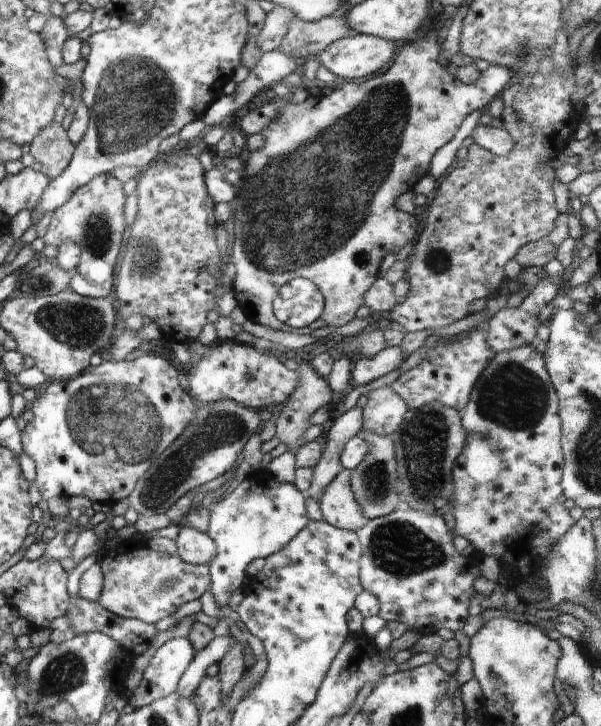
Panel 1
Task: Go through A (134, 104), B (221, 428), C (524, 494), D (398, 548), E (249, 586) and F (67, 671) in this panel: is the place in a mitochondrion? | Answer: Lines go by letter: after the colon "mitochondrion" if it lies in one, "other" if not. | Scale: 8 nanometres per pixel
A: mitochondrion
B: mitochondrion
C: other
D: mitochondrion
E: other
F: mitochondrion

